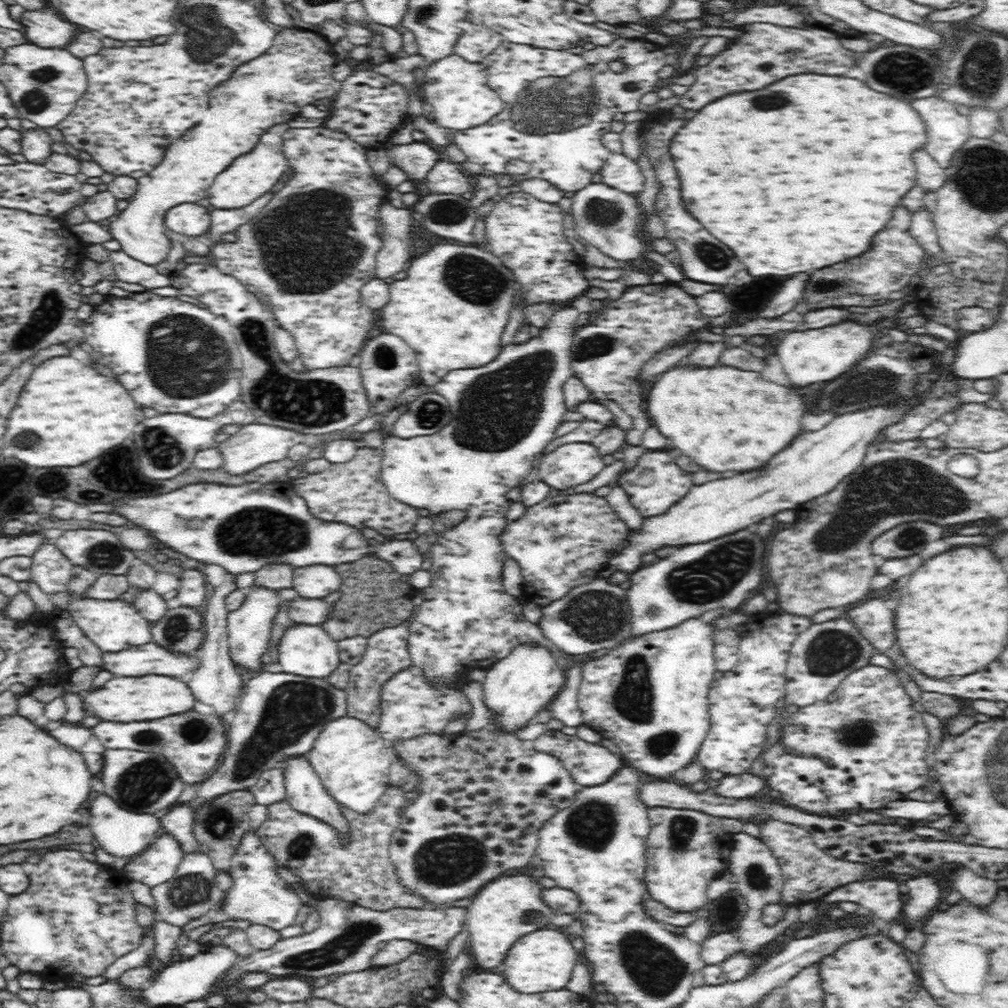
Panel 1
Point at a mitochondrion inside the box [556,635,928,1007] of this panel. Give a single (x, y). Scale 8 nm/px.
(657, 970)

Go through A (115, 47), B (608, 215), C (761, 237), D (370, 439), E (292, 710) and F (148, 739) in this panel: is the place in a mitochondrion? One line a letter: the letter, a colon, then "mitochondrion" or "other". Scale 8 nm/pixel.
A: other
B: mitochondrion
C: other
D: other
E: mitochondrion
F: mitochondrion

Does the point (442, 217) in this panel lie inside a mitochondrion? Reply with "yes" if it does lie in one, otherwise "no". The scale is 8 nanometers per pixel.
yes

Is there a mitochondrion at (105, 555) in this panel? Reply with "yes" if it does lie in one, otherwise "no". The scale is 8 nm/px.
yes

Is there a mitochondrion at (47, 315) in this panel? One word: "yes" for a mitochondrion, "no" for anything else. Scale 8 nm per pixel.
yes

